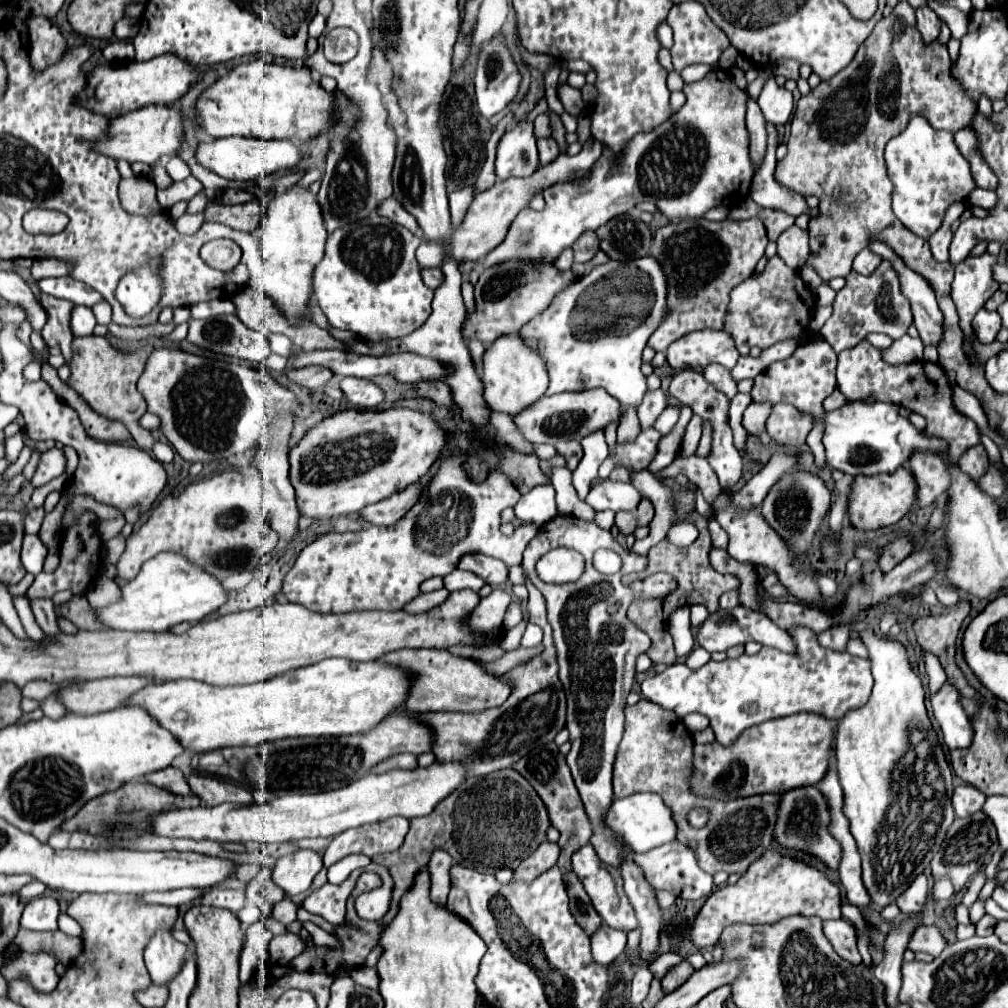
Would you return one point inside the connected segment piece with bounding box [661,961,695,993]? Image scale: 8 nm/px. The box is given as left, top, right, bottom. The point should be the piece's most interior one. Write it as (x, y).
(677, 975)

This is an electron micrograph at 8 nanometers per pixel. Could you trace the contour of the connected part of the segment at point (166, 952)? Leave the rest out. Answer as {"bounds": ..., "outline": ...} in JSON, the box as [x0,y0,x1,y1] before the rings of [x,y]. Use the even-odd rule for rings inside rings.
{"bounds":[145,929,187,985],"outline":[[[159,929],[145,947],[145,965],[151,975],[151,981],[167,985],[175,971],[179,971],[185,957],[187,947],[179,943],[169,929]]]}

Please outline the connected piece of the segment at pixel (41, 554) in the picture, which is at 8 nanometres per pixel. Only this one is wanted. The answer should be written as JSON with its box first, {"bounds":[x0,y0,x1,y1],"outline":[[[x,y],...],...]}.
{"bounds":[21,535,47,575],"outline":[[[25,535],[21,549],[21,563],[29,573],[33,575],[41,573],[45,555],[47,555],[47,547],[41,543],[41,539],[37,535]]]}

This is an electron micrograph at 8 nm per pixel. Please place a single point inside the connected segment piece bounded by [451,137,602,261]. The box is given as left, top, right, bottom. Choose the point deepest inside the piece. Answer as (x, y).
(486, 223)

